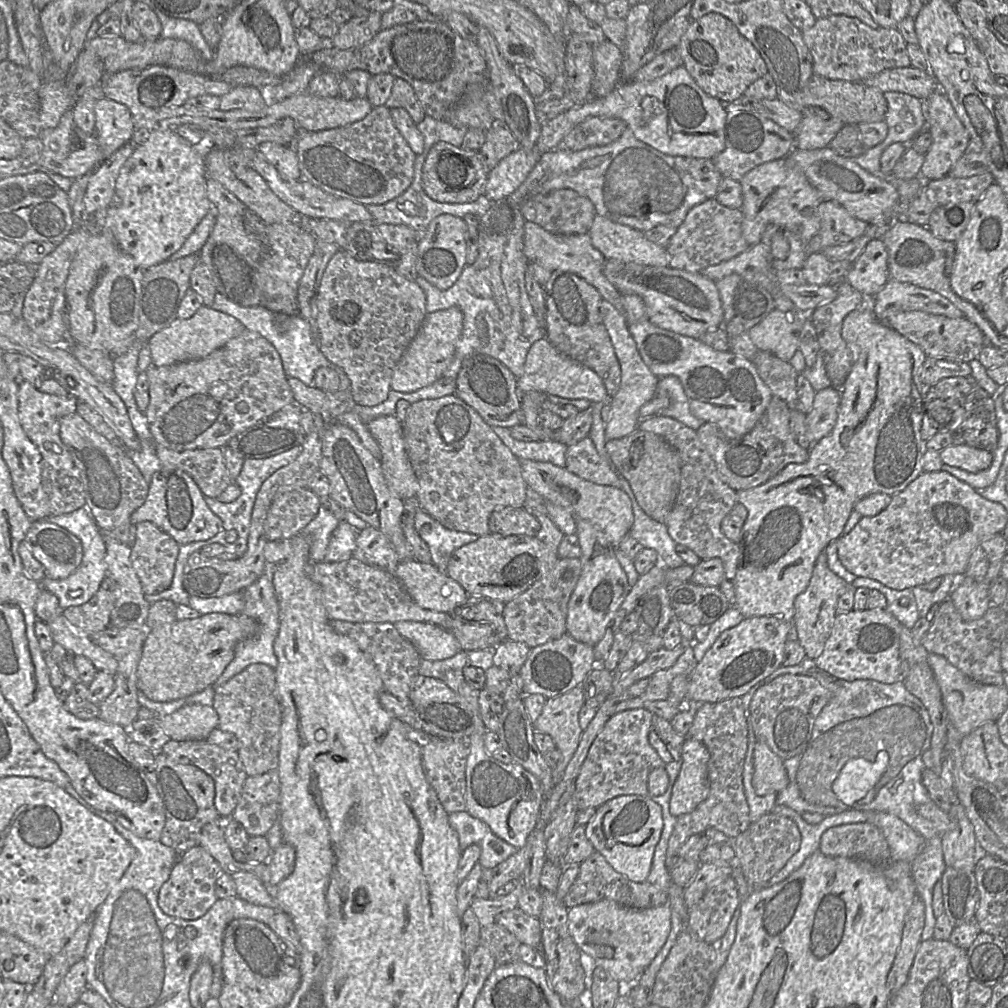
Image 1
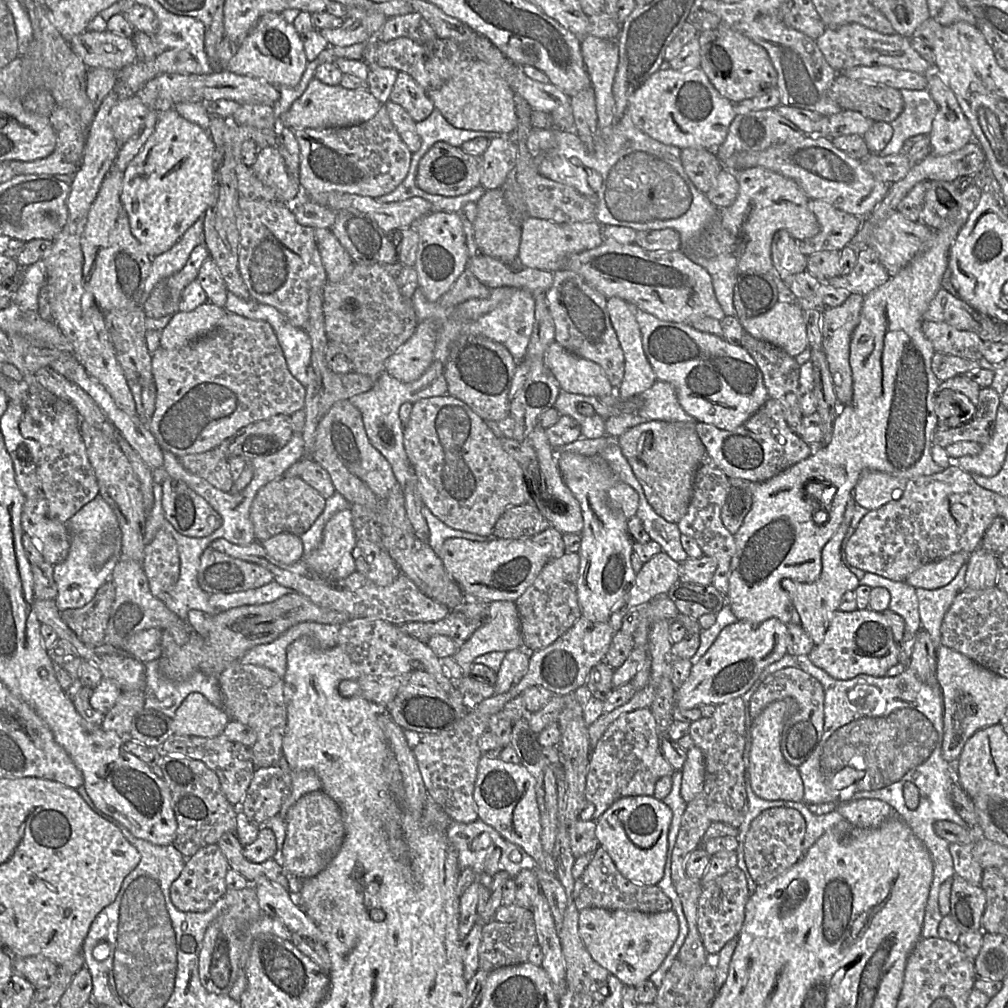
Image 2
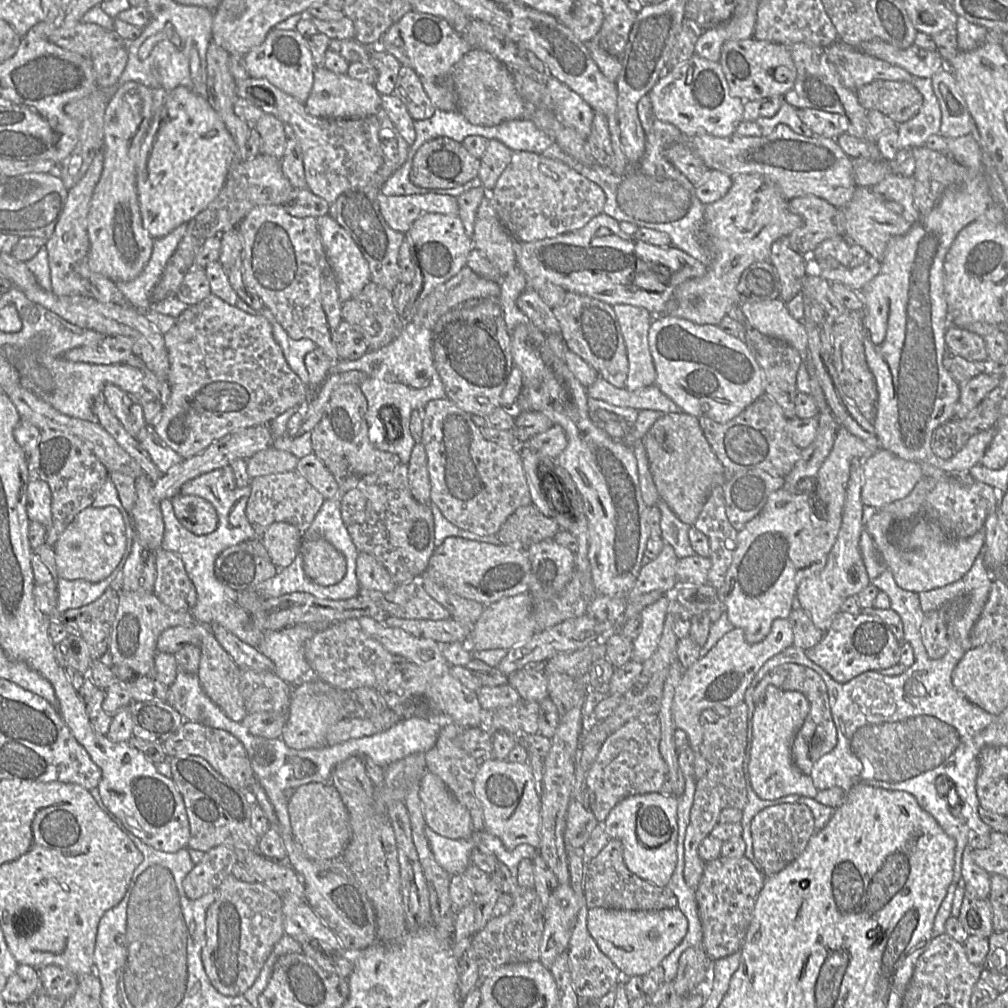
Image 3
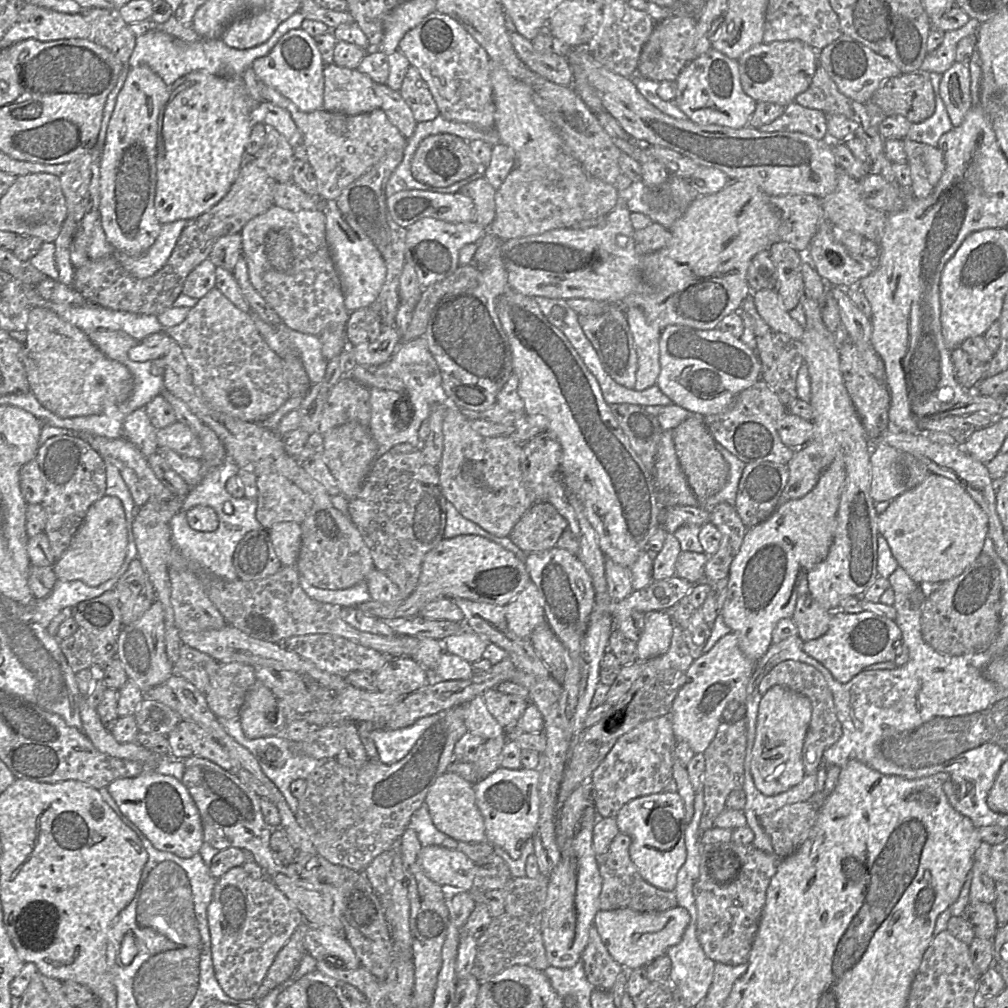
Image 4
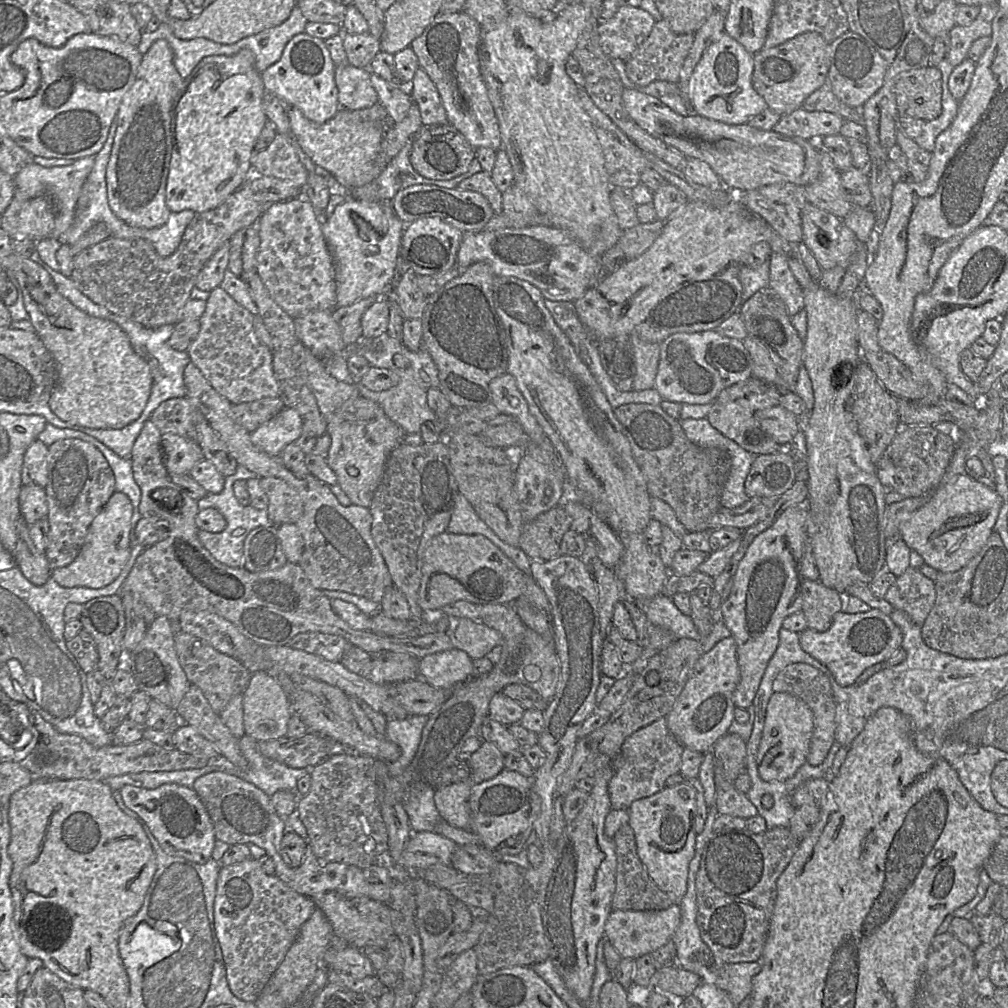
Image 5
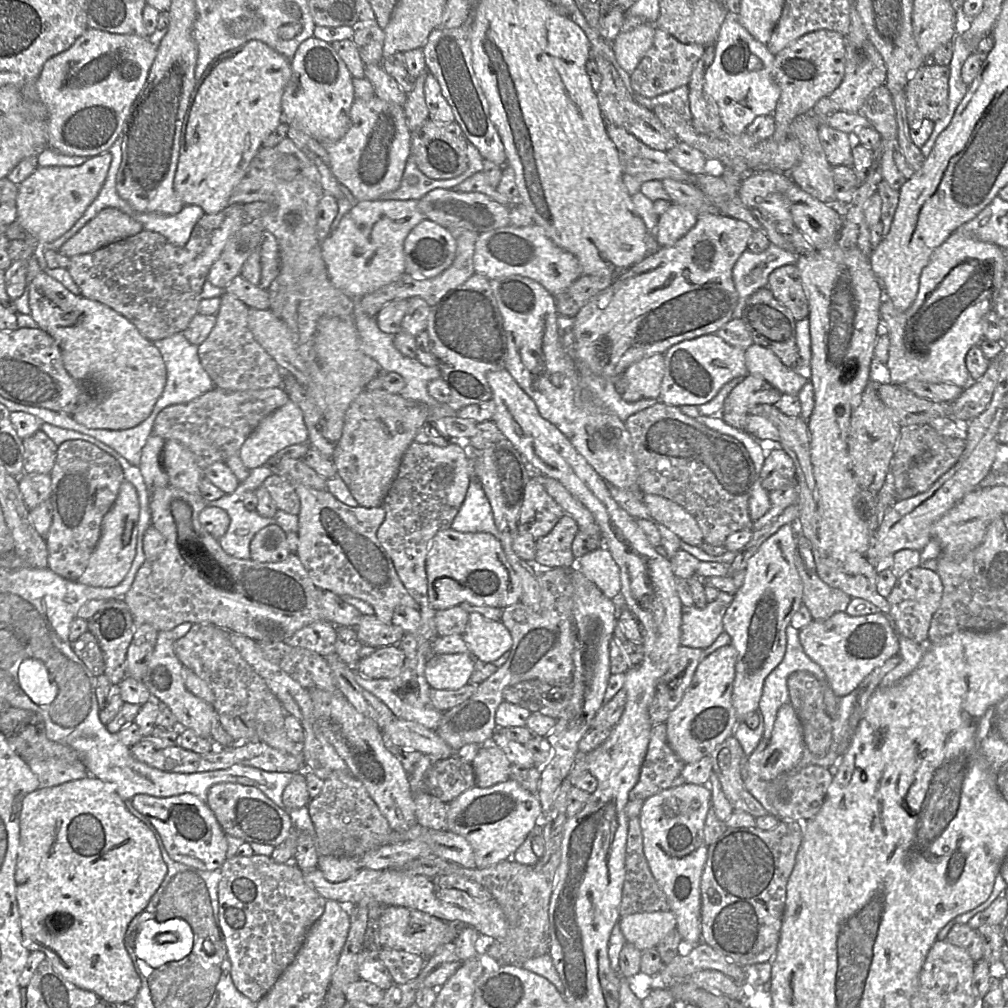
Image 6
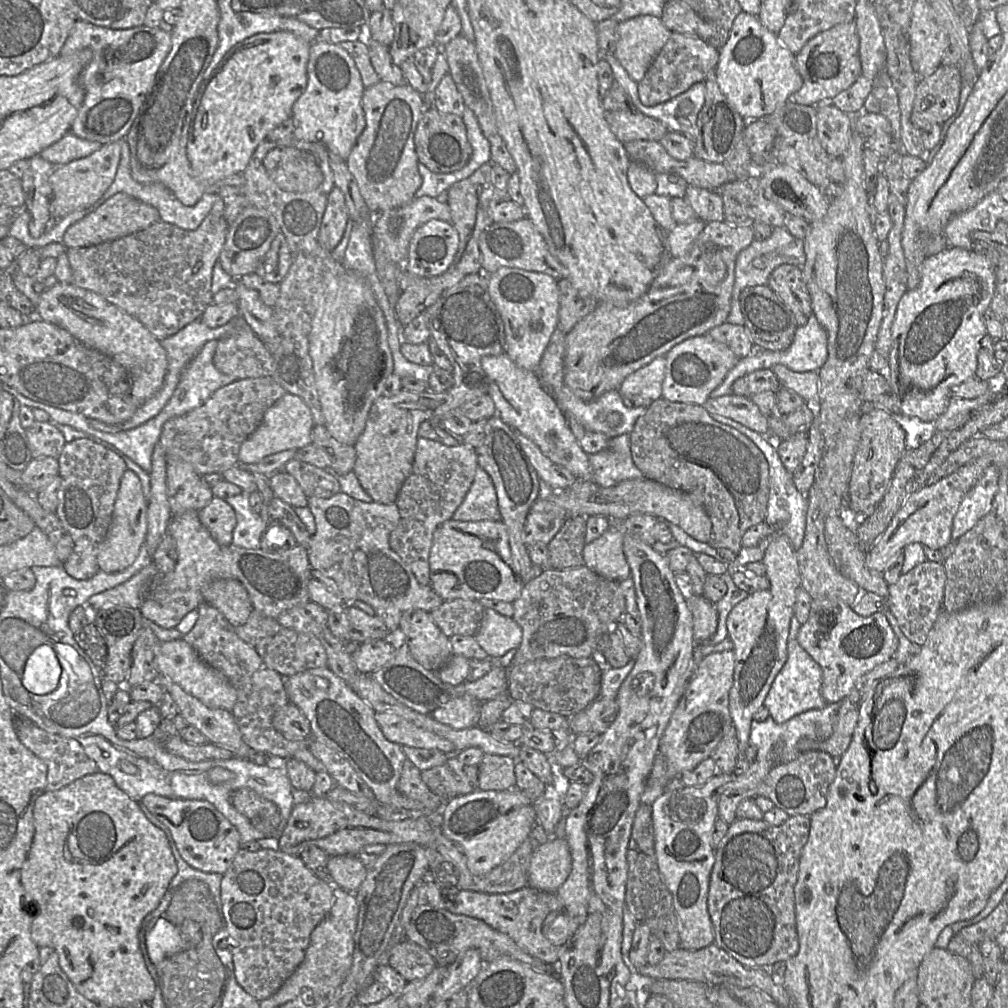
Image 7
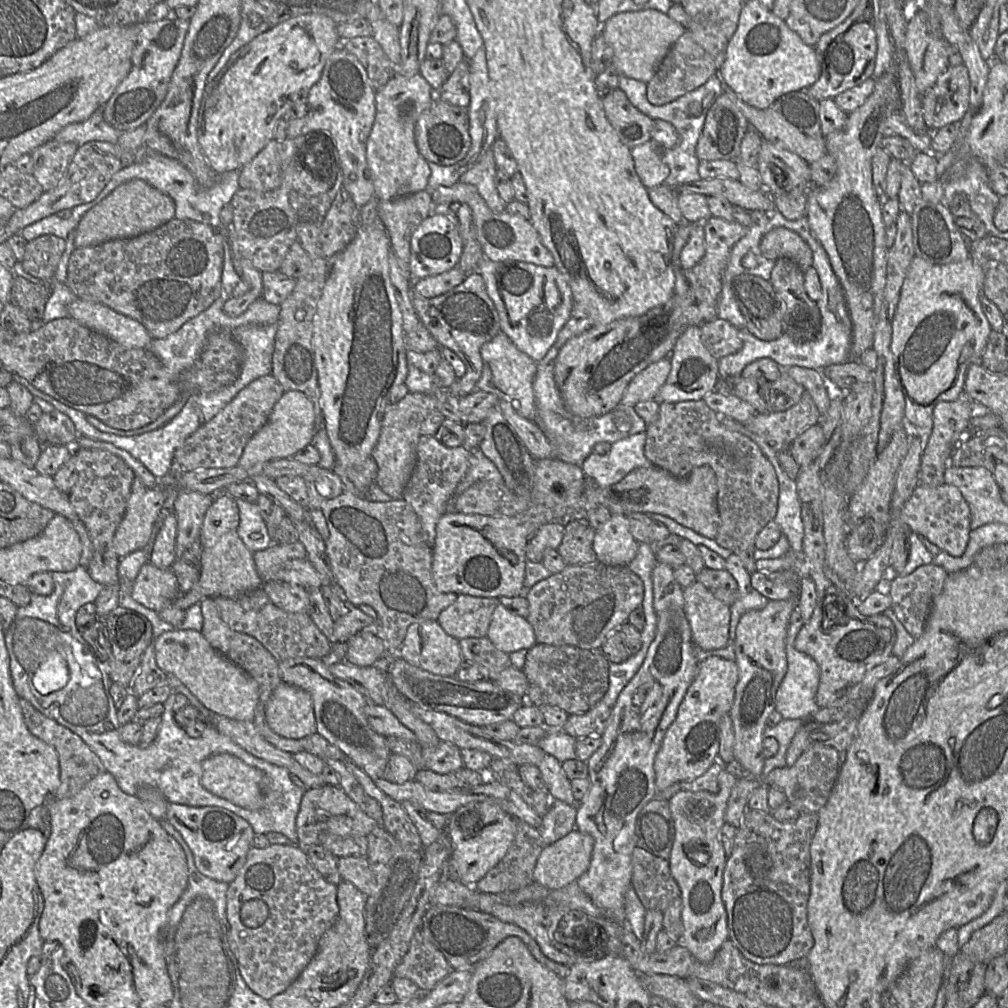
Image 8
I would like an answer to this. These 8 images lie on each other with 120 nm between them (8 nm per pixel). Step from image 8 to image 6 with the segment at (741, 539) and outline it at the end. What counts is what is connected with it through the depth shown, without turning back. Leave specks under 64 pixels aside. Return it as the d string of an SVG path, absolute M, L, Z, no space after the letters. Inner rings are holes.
M660 400L629 416L624 424L632 442L640 492L662 496L680 505L695 518L704 542L711 545L723 546L732 533L752 529L748 502L757 474L747 449L740 441L706 427L685 415L680 407Z

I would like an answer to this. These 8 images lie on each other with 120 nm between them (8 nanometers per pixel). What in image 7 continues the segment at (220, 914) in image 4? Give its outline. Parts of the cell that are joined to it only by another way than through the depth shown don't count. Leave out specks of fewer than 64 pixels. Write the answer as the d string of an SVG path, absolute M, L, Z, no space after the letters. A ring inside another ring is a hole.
M241 848L237 852L222 877L221 903L235 978L249 995L257 1001L269 998L302 963L312 931L330 912L333 892L332 887L315 876L299 856L270 849L251 852Z

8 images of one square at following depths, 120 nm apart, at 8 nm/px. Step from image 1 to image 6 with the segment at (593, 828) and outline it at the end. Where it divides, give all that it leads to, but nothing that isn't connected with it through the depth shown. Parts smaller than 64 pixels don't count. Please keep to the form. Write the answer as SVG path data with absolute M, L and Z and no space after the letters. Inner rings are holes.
M685 782L645 799L638 816L643 836L643 852L650 871L675 916L675 928L681 941L686 943L682 949L691 950L702 942L700 881L708 854L704 825L710 808L711 791L708 785Z

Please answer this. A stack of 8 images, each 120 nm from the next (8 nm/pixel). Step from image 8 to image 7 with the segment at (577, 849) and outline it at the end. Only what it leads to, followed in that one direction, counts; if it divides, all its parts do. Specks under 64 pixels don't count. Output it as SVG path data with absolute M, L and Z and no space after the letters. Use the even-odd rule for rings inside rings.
M551 837L534 850L528 886L546 893L556 893L572 869L572 858L565 837Z

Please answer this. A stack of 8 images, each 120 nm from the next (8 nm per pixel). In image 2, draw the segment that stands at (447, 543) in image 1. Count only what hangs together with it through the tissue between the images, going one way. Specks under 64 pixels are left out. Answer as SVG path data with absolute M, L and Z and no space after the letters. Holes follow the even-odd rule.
M426 506L422 507L422 515L429 528L428 543L439 556L444 542L449 538L464 538L474 542L486 542L494 539L494 536L480 536L477 534L453 529L438 519Z

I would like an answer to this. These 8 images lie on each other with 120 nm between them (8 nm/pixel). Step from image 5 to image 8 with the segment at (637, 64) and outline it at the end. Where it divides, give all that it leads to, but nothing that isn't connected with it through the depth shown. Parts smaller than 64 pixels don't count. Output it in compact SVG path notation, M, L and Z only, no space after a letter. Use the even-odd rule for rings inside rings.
M687 31L671 46L652 79L647 82L647 99L656 106L668 104L684 94L700 87L716 74L711 56L696 43Z

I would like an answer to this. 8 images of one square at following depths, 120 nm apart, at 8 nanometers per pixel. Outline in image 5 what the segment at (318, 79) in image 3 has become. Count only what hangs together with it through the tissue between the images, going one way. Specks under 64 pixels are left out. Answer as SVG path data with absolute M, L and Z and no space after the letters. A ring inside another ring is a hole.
M352 66L336 67L335 83L342 109L356 111L378 103L378 96L370 81L370 71Z

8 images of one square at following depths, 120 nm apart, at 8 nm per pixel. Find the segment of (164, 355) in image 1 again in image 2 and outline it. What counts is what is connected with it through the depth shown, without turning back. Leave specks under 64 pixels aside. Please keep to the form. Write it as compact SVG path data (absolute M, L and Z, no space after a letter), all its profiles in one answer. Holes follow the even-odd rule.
M209 301L189 312L179 310L161 331L159 346L167 350L181 348L212 332L225 316L224 308Z

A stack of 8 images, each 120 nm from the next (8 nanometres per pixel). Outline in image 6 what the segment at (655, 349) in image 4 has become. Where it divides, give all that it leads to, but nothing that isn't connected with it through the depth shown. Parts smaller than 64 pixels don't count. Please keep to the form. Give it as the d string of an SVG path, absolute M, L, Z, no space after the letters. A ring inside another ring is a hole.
M654 354L632 364L624 375L631 390L640 392L643 398L659 400L664 375L664 354Z

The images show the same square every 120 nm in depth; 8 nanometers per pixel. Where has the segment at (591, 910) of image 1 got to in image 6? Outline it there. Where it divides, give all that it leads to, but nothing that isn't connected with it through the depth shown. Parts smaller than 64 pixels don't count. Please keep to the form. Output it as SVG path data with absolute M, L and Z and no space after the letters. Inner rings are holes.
M670 910L640 912L621 917L619 927L626 943L645 951L656 947L676 927L676 919Z

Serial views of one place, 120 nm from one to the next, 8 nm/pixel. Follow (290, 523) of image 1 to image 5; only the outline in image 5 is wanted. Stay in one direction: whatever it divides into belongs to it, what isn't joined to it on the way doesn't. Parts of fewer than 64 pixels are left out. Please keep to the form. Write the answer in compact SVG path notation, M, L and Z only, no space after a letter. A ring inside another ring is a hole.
M277 477L260 478L268 497L266 508L271 524L296 523L304 511L304 502L296 489Z

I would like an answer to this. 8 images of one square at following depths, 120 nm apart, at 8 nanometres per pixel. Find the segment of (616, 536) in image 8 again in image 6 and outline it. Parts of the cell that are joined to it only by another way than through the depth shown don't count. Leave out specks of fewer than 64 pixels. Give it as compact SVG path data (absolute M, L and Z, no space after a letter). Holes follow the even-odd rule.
M605 546L583 555L576 567L609 599L620 597L620 569Z

